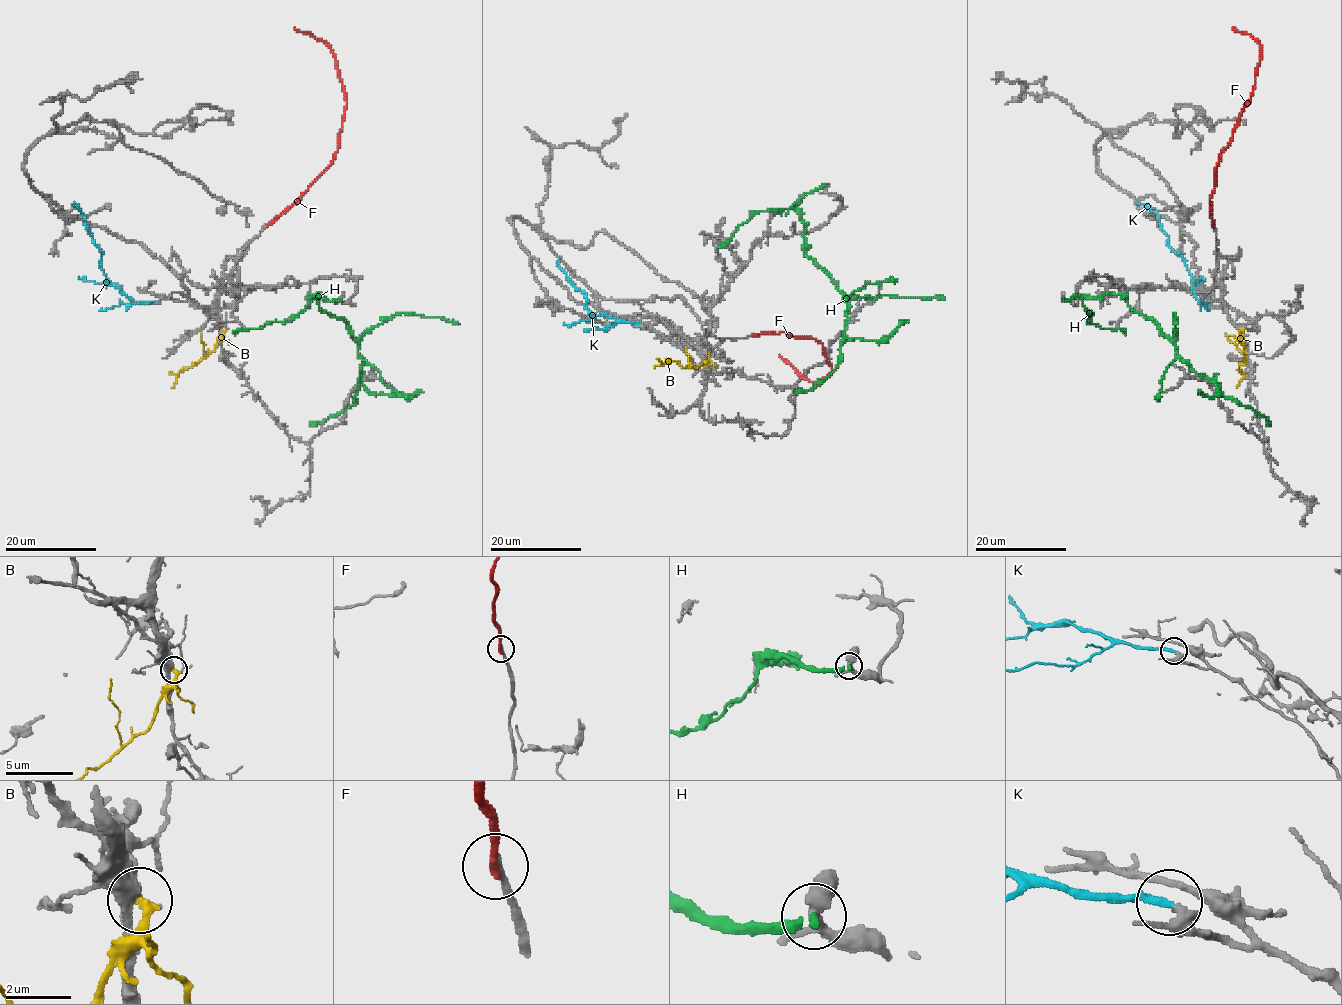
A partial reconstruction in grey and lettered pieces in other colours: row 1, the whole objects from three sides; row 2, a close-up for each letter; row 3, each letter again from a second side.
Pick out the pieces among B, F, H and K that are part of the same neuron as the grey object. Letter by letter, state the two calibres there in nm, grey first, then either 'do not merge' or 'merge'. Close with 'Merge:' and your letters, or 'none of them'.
B: 360/320 nm | do not merge
F: 220/280 nm | do not merge
H: 340/260 nm | do not merge
K: 280/220 nm | do not merge
Merge: none of them

